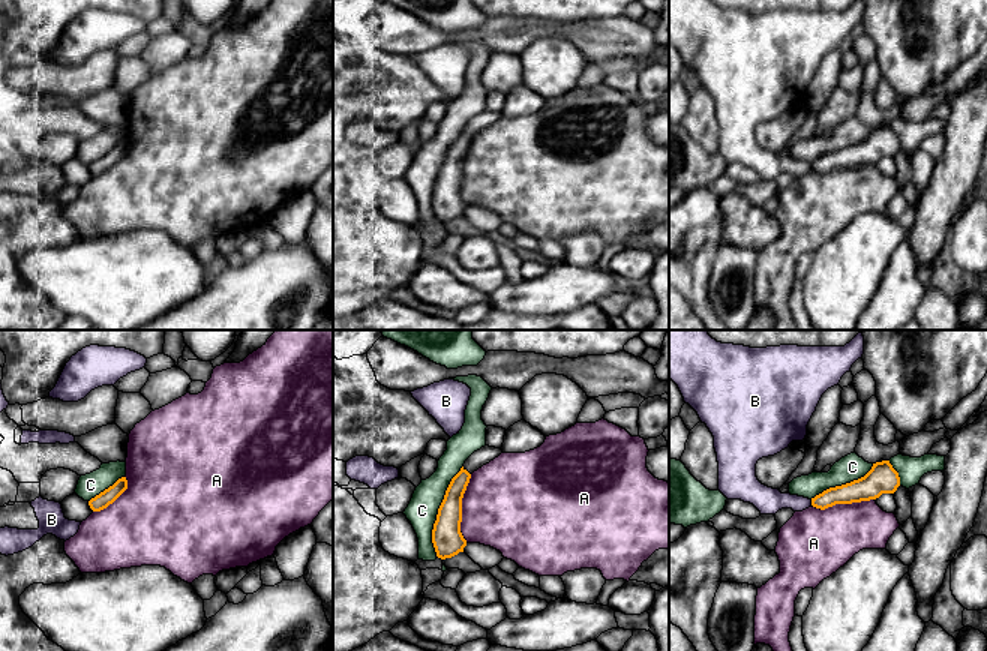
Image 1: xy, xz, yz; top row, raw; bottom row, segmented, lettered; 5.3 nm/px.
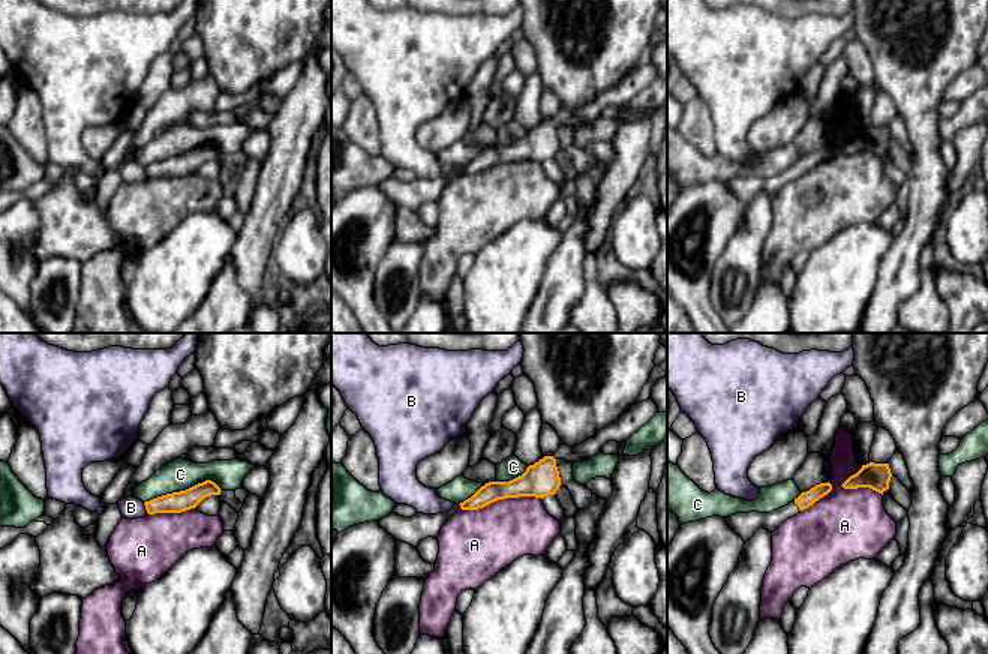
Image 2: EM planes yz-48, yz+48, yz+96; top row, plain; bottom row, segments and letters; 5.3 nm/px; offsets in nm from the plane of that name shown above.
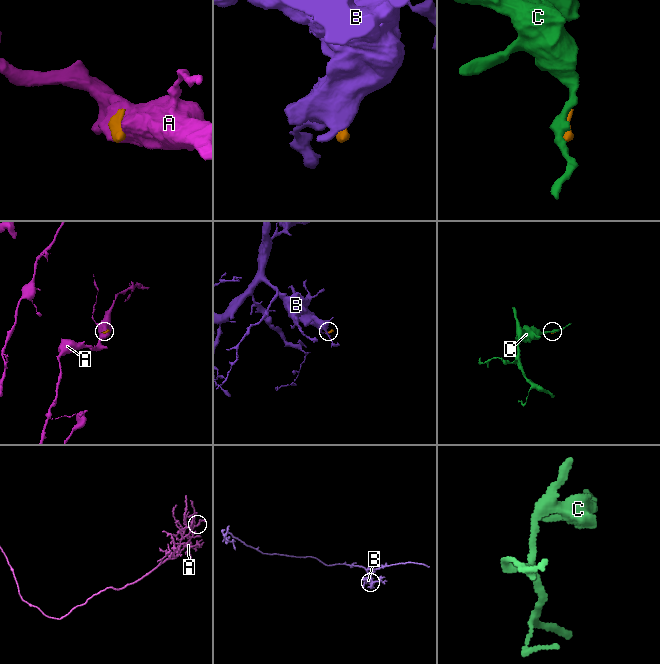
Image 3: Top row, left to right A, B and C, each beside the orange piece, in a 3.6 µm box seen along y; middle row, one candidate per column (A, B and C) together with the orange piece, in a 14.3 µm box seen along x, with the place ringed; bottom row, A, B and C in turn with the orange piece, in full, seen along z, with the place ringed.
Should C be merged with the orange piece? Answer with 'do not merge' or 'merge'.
do not merge

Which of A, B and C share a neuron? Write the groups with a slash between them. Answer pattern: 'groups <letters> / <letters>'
groups A / B / C

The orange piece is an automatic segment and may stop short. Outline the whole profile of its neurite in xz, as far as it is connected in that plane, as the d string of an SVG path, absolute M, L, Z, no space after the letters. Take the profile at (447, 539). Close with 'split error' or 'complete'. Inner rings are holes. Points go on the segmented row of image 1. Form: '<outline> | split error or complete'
M462 466L452 478L444 500L438 508L436 520L432 530L432 543L436 556L441 560L452 558L464 552L466 540L460 532L462 498L470 483L471 474Z | complete

